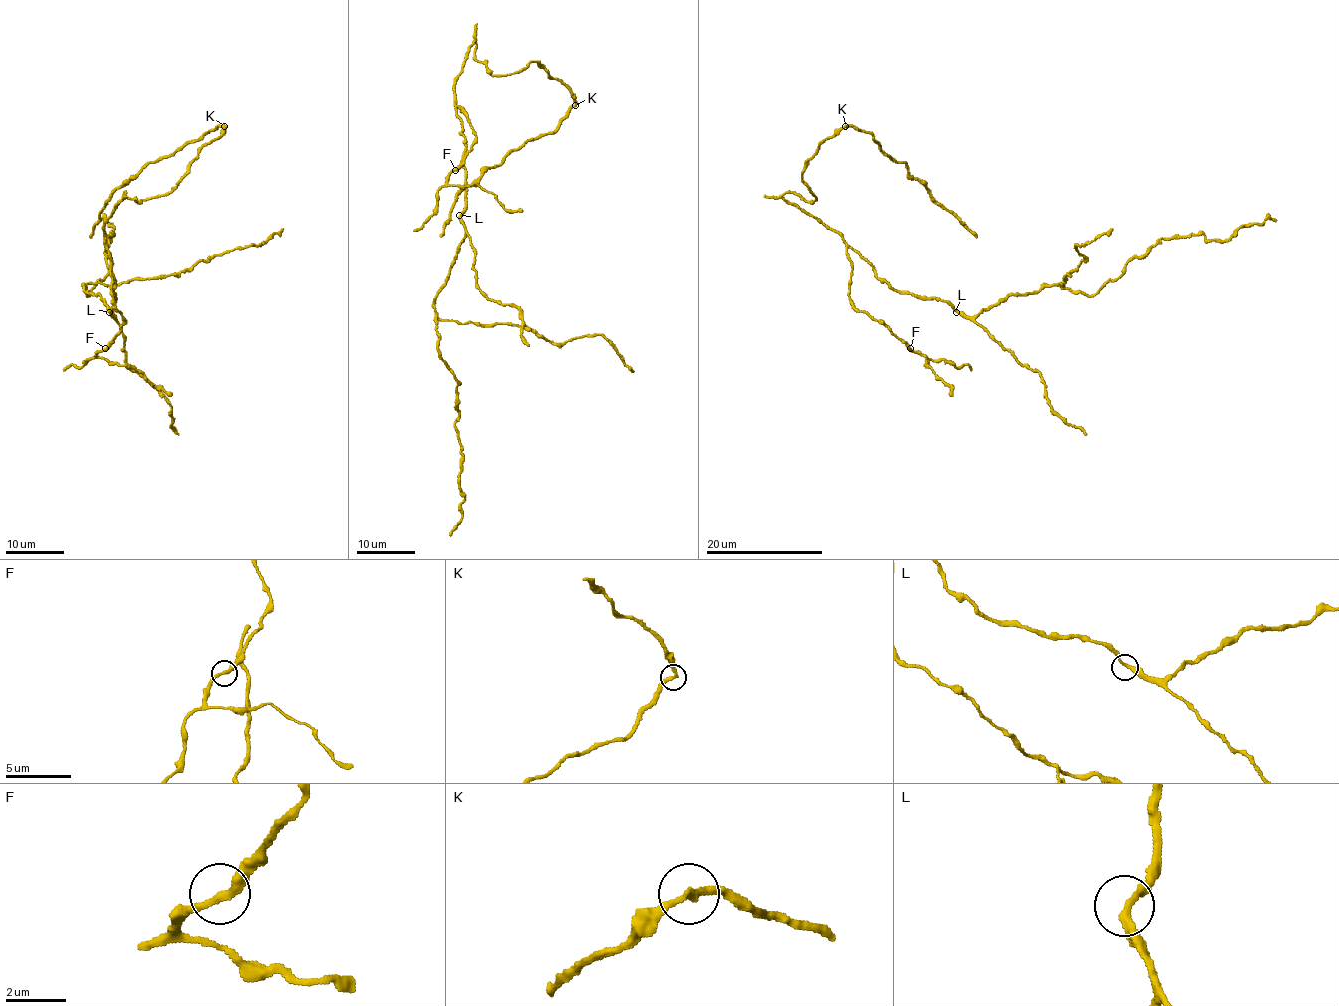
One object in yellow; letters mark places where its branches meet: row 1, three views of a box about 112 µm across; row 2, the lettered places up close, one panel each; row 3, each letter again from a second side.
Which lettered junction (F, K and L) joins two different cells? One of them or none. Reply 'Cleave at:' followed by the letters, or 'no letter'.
Cleave at: K

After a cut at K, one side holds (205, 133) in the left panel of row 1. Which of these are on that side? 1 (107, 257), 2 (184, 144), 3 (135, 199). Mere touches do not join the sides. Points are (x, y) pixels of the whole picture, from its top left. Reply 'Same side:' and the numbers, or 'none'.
Same side: 2

